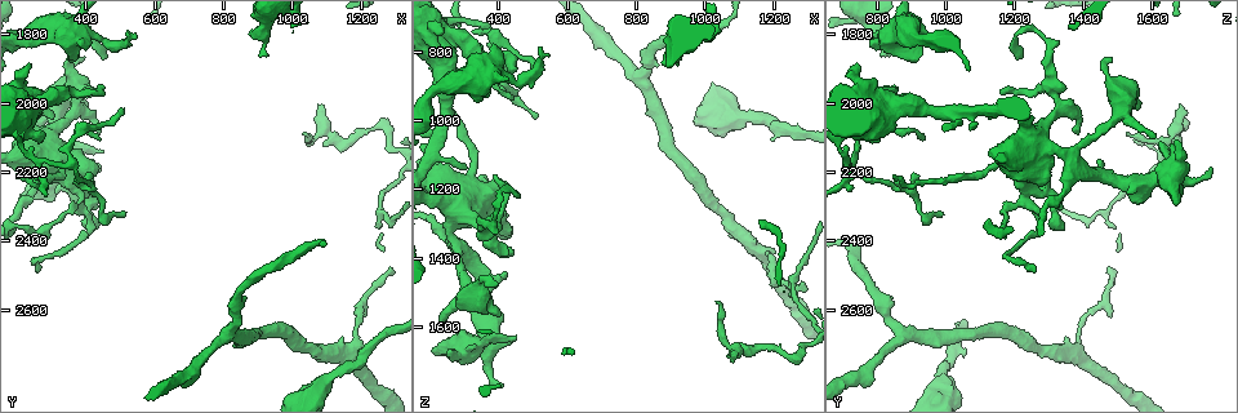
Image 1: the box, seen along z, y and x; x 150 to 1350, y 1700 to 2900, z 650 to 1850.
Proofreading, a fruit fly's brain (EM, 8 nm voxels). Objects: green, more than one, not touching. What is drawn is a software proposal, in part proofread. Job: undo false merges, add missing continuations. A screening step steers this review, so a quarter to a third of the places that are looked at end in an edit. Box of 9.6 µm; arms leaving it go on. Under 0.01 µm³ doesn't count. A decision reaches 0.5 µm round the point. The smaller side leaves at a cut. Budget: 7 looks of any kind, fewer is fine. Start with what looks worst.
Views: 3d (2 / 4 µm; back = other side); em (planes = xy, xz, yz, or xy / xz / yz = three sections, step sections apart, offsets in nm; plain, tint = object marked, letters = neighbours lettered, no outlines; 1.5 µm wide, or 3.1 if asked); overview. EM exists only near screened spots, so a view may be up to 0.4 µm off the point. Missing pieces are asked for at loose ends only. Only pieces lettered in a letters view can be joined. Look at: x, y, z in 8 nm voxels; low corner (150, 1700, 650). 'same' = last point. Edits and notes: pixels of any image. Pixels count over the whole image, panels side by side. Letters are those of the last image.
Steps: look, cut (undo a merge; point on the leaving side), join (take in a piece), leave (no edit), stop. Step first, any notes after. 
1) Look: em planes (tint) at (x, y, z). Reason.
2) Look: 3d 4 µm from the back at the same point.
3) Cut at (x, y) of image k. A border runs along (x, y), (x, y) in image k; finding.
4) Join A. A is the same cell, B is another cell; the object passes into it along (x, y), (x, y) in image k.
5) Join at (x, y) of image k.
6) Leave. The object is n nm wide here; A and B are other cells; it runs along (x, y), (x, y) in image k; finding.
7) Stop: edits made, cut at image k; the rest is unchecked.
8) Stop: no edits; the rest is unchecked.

Look: em planes (letters) at (920, 1870, 810). Thick end.

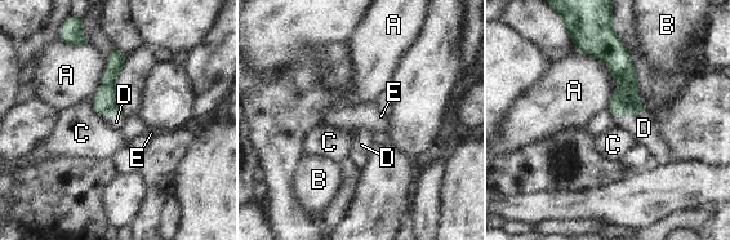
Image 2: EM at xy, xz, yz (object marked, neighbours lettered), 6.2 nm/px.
Join D. D is the same cell, A, B, C and E are other cells; the neuron continues.

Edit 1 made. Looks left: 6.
Look: em xy step 8 (letters) at (440, 2100, 940). Tapers out.

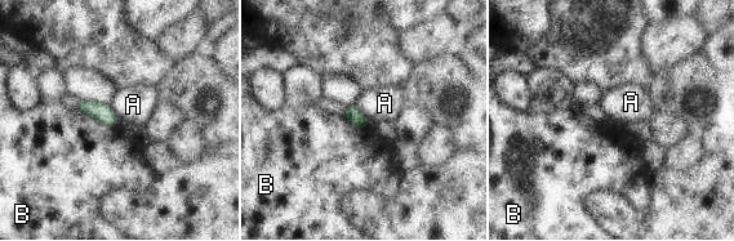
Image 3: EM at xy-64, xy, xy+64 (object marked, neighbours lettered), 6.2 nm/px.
Leave. A and B are other cells; none of them fits.

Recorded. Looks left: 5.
Look: 3d 2 µm at (470, 1820, 890). Sharp bend.

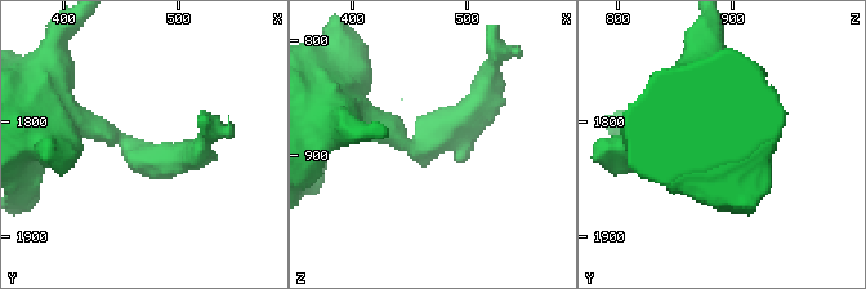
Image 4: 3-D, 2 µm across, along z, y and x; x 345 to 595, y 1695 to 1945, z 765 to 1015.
Look: em planes (letters) at (472, 1828, 886). Shape alone is not enough.

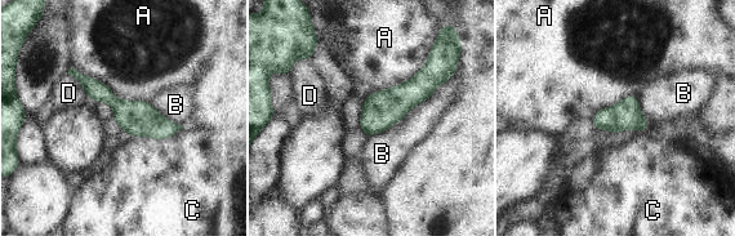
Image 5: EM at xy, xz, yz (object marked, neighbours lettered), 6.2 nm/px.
Leave. A, B, C and D are other cells; it runs along (78, 75), (127, 114), (176, 128) in image 5; all the same neuron.

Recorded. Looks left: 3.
Stop: edits made, join at image 2; the rest is unchecked.

